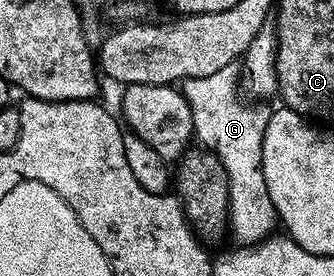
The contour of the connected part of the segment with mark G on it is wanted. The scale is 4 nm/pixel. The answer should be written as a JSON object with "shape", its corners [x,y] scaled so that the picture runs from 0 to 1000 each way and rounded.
{"shape":[[[701,232],[617,283],[572,283],[545,297],[542,333],[572,395],[581,493],[590,511],[596,504],[593,522],[644,558],[677,612],[689,678],[686,844],[707,884],[731,891],[808,862],[826,841],[835,797],[817,721],[805,710],[802,667],[793,663],[787,598],[793,460],[817,402],[793,373],[734,380],[713,366],[719,286],[719,239]]]}

